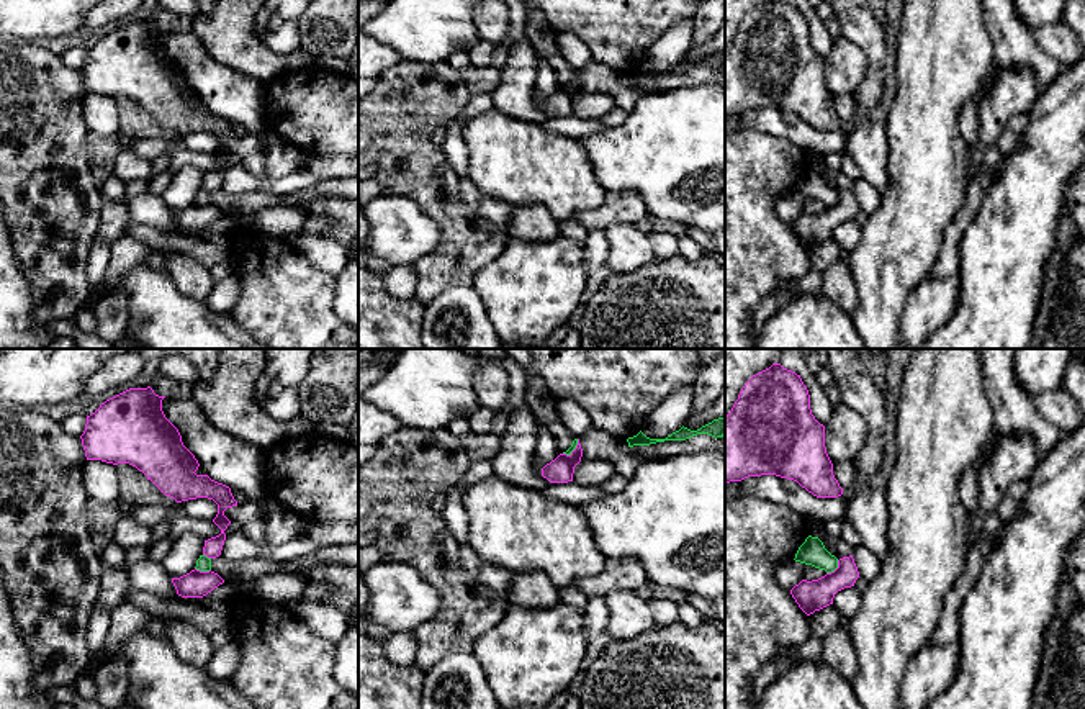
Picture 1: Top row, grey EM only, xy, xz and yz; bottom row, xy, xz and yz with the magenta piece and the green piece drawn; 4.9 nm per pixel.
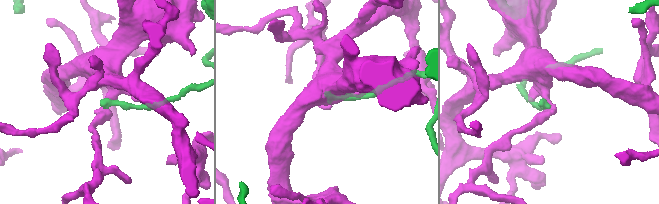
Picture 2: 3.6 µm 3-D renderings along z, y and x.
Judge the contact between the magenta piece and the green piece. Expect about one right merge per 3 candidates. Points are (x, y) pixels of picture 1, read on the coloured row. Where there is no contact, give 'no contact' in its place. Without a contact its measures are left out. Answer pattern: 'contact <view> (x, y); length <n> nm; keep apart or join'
contact yz (837, 569); length 90 nm; keep apart

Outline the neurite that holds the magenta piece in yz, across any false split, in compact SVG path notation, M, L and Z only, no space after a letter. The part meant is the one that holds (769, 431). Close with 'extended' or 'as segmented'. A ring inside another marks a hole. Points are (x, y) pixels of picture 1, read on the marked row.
M781 364L753 375L725 416L725 483L761 475L794 480L817 498L843 494L826 454L825 426L810 409L808 390L800 375Z; as segmented

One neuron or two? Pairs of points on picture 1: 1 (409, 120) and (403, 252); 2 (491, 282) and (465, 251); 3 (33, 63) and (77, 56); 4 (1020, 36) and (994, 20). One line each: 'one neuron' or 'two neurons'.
1: two neurons
2: two neurons
3: two neurons
4: one neuron

